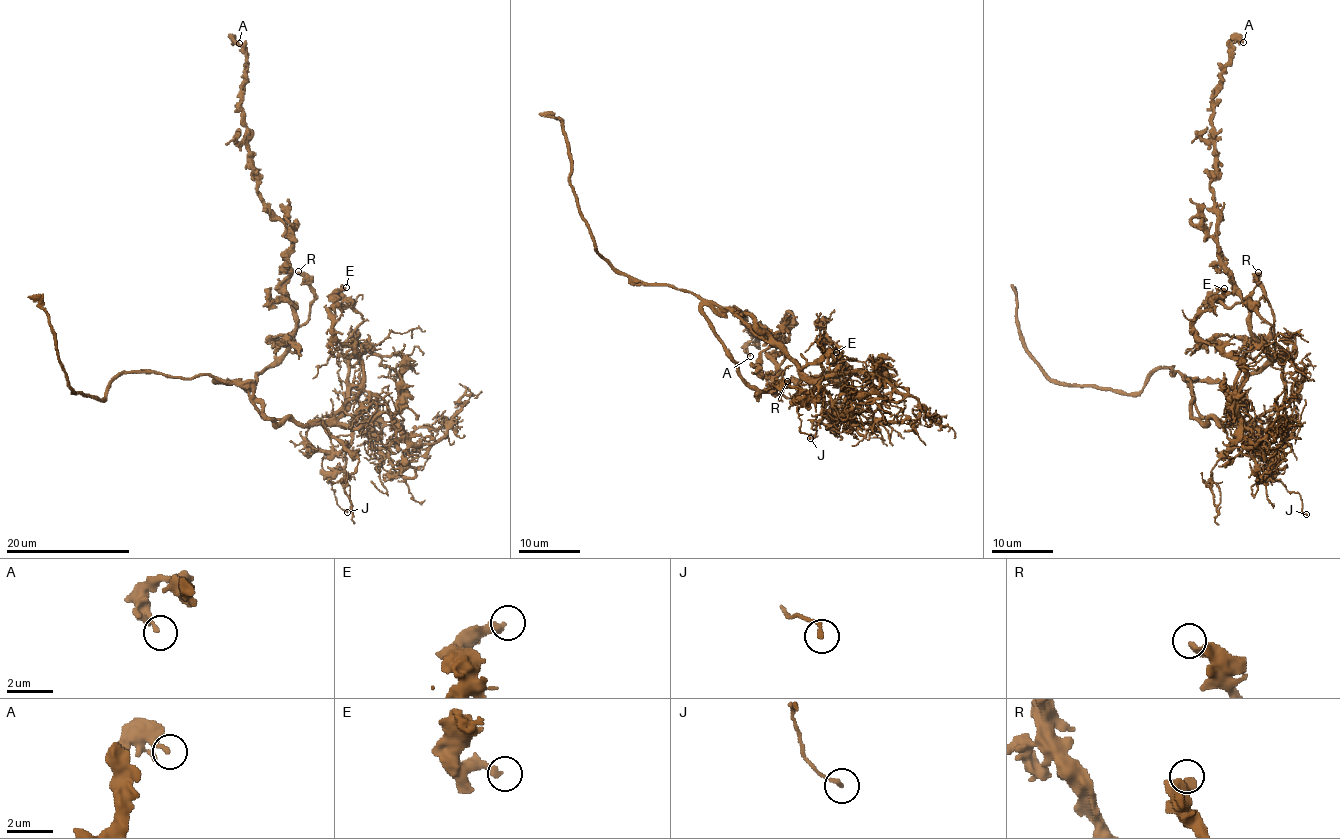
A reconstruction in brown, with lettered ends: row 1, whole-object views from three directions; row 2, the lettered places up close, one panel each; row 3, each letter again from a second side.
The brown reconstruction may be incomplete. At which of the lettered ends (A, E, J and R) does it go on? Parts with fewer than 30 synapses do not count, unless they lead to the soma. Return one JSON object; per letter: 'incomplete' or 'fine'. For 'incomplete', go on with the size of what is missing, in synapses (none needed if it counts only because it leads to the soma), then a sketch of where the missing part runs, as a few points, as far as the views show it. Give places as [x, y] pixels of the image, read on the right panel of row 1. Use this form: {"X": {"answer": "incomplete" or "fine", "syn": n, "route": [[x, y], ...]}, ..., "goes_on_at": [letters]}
{"A": {"answer": "fine"}, "E": {"answer": "fine"}, "J": {"answer": "fine"}, "R": {"answer": "fine"}, "goes_on_at": []}

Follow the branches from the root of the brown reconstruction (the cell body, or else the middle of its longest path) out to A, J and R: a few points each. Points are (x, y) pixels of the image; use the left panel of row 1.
A: (252, 385), (284, 352), (295, 309), (285, 286), (291, 237), (261, 198), (250, 159), (239, 43)
J: (252, 385), (215, 383), (238, 383), (265, 416), (351, 431), (345, 465), (329, 477), (347, 512)
R: (252, 385), (256, 377), (286, 350), (288, 338), (308, 319), (314, 290), (298, 271)

